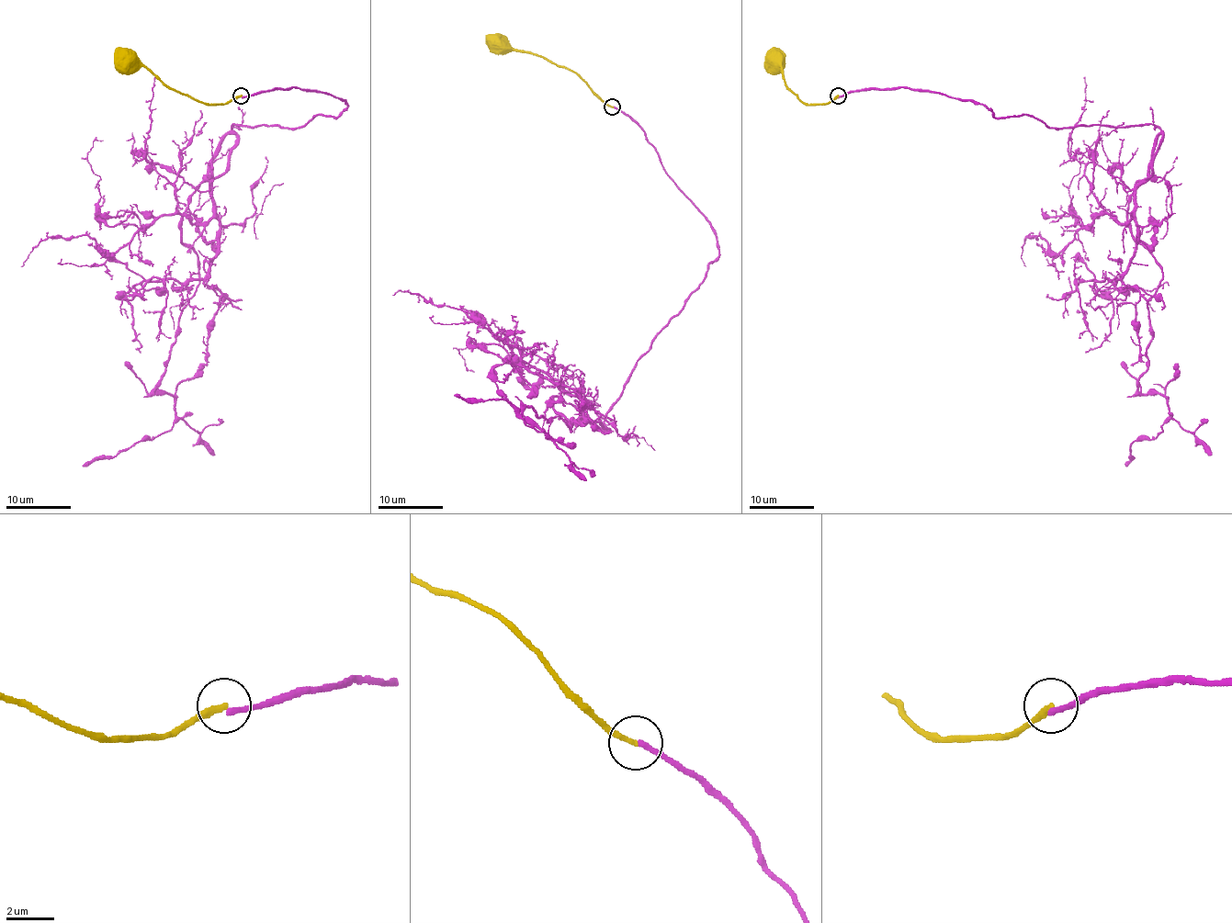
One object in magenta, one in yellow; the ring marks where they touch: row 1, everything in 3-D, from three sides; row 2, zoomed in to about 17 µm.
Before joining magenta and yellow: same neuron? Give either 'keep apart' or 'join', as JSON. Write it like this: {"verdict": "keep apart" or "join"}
{"verdict": "keep apart"}

